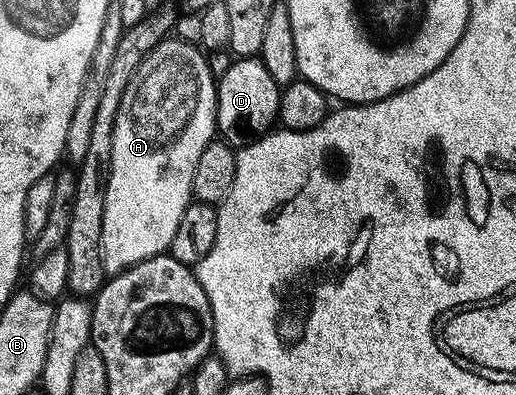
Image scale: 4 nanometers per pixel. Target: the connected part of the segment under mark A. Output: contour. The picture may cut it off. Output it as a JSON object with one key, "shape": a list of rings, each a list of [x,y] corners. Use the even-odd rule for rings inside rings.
{"shape":[[[166,39],[141,58],[141,66],[136,75],[125,88],[119,103],[119,111],[113,120],[113,134],[111,135],[111,155],[107,162],[107,176],[105,178],[105,206],[103,207],[102,223],[102,265],[106,274],[122,273],[130,269],[135,263],[143,259],[151,259],[168,250],[171,239],[175,235],[175,227],[179,227],[179,219],[183,219],[183,211],[191,203],[193,197],[192,180],[195,177],[196,164],[199,155],[207,147],[209,141],[214,140],[217,133],[217,82],[211,75],[211,67],[207,67],[207,56],[196,44],[178,39]]]}

